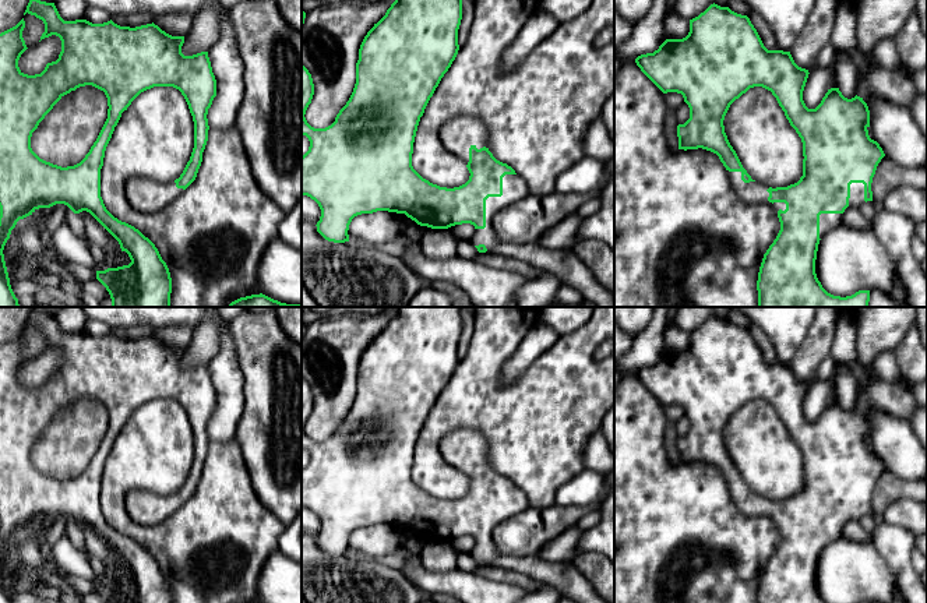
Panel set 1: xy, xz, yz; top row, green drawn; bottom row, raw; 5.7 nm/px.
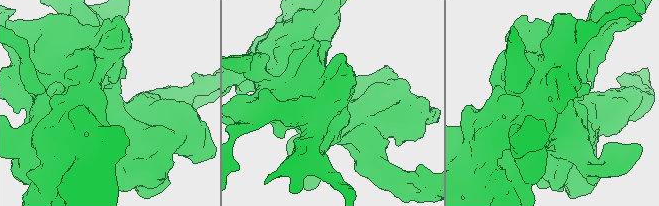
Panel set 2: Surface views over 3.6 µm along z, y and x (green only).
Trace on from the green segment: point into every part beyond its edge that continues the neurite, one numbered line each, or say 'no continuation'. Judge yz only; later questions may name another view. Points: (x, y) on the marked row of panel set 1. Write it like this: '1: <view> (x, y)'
1: yz (754, 191)
2: yz (856, 198)

